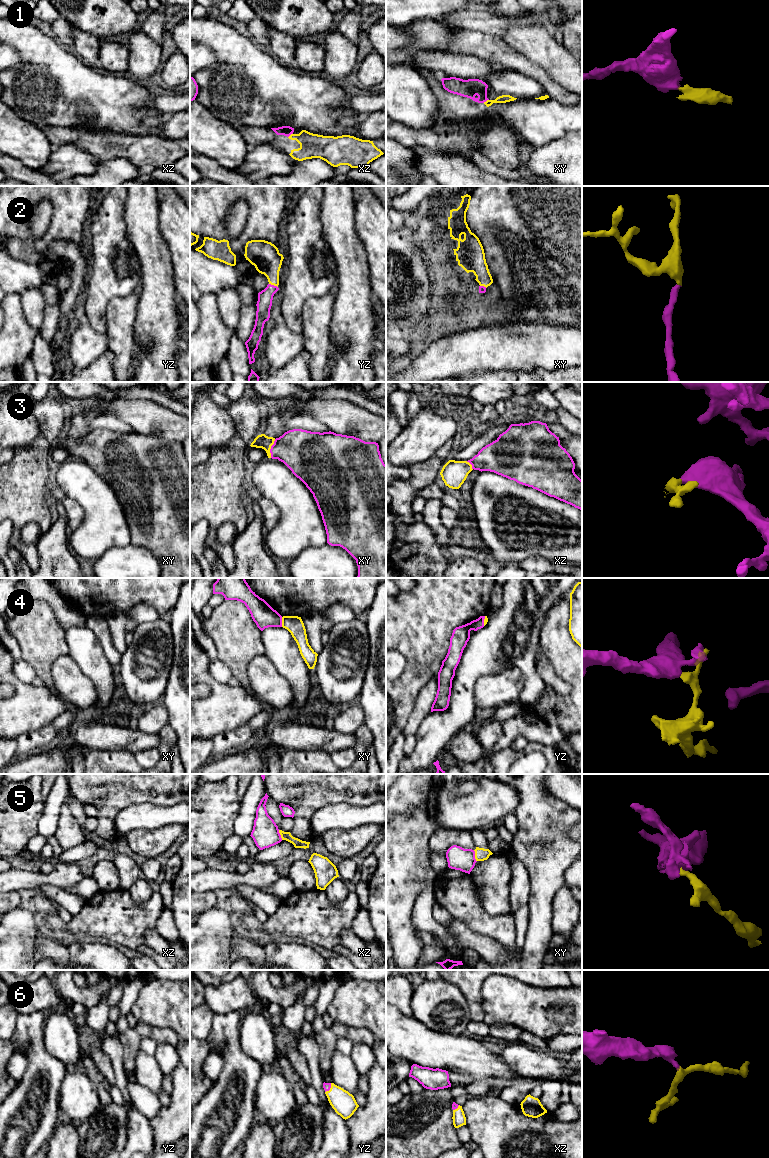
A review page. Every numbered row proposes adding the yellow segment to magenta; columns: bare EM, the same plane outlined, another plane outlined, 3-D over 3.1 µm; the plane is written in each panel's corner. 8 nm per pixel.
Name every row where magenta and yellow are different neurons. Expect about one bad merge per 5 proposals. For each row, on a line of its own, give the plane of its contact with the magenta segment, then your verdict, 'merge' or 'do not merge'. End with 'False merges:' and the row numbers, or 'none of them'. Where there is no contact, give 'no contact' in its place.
1: meets magenta in xy; merge
2: meets magenta in yz; merge
3: meets magenta in xy; merge
4: meets magenta in xy; do not merge
5: meets magenta in xy; do not merge
6: meets magenta in yz; merge
False merges: 4, 5

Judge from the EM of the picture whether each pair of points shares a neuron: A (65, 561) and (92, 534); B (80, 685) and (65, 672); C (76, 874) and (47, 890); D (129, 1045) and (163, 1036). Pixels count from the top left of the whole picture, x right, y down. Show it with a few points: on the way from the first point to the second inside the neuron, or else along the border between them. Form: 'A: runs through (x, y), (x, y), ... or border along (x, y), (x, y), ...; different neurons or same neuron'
A: border along (67, 540), (70, 550), (76, 556); different neurons
B: runs through (76, 683), (69, 676); same neuron
C: border along (38, 887), (53, 885), (66, 891); different neurons
D: runs through (137, 1037), (141, 1033), (155, 1033); same neuron

